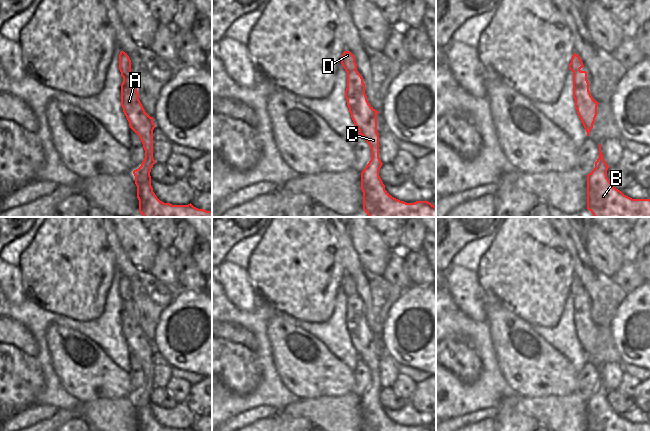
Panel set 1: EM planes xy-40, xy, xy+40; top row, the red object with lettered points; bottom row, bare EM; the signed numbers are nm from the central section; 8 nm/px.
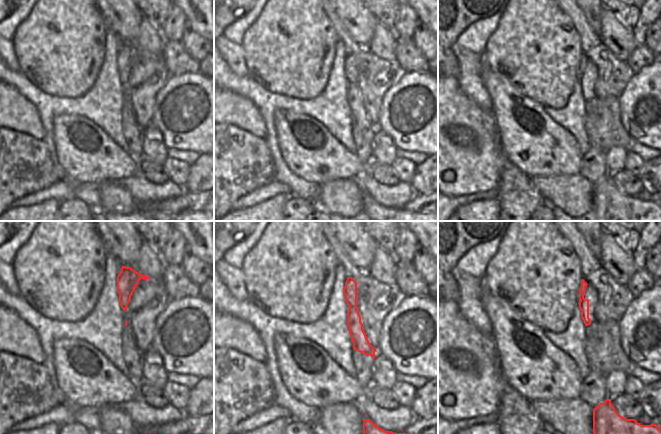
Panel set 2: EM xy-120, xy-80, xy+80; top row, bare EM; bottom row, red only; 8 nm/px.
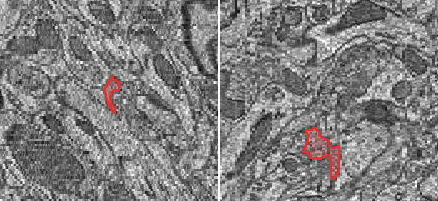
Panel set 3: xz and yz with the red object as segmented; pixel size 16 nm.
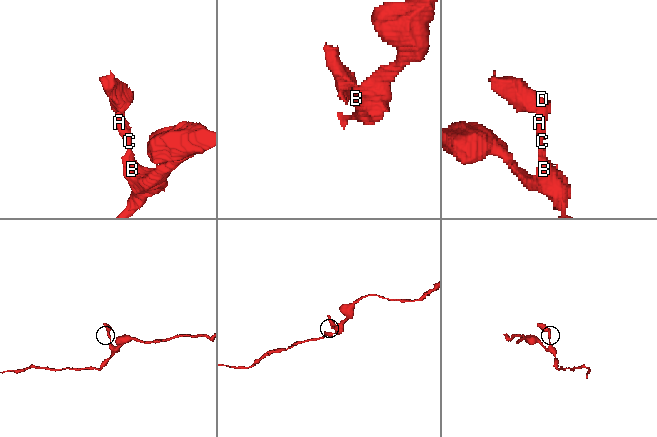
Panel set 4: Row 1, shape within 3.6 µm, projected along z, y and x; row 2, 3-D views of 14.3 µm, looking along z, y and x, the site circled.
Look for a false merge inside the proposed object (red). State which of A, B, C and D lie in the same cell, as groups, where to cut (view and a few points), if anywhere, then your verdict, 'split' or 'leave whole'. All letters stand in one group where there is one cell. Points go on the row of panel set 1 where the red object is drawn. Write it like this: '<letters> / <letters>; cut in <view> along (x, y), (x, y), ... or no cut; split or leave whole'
A B C D; no cut; leave whole

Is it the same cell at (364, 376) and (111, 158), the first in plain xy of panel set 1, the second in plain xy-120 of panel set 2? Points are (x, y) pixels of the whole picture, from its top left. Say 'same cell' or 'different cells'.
different cells

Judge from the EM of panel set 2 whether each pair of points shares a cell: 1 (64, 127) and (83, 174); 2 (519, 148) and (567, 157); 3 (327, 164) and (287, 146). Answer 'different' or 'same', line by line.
1: same
2: same
3: same

